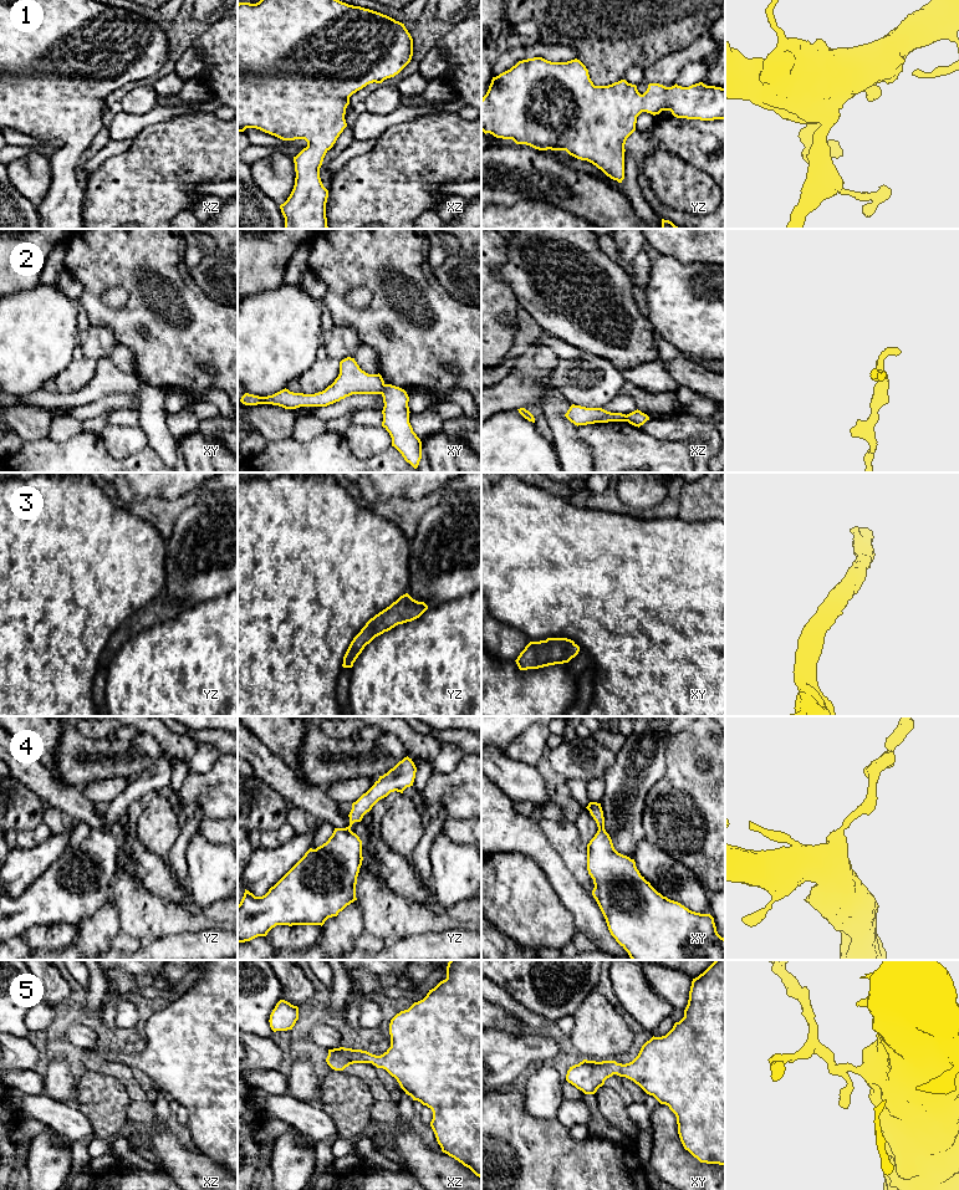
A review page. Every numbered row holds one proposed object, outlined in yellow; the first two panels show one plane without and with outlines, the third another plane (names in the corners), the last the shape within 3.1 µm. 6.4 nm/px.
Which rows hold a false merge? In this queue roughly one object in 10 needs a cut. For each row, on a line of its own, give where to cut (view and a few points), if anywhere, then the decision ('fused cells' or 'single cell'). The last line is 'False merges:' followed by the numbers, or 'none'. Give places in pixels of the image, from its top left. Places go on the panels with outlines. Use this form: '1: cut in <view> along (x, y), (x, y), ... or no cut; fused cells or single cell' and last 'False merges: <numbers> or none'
1: no cut; single cell
2: cut in xy along (384, 384), (381, 393); fused cells
3: no cut; single cell
4: no cut; single cell
5: no cut; single cell
False merges: 2

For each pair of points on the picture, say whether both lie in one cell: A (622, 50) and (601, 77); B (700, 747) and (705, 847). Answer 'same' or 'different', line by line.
A: same
B: same

